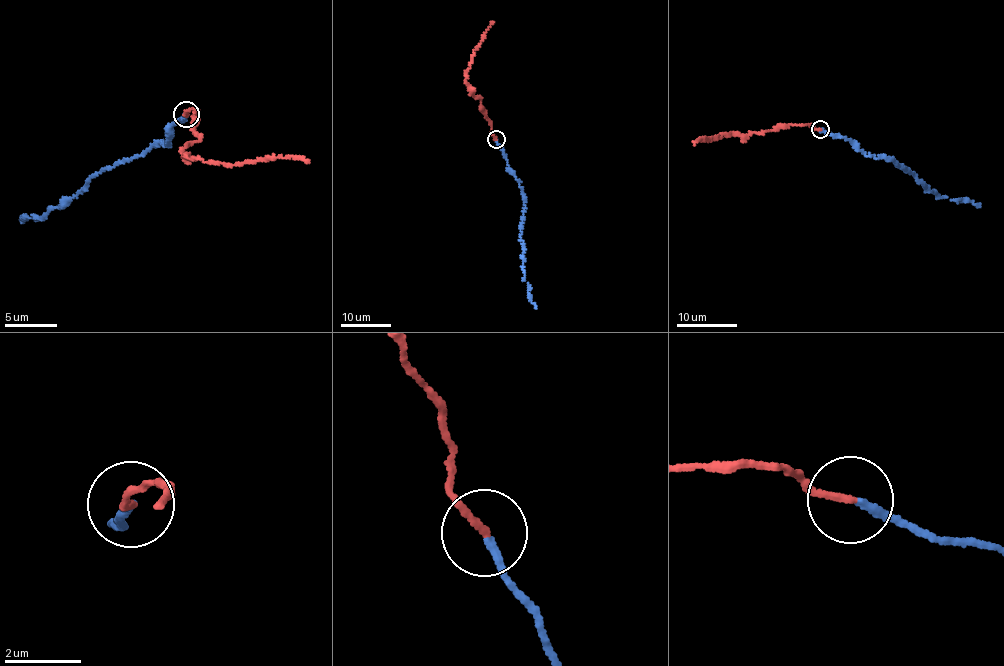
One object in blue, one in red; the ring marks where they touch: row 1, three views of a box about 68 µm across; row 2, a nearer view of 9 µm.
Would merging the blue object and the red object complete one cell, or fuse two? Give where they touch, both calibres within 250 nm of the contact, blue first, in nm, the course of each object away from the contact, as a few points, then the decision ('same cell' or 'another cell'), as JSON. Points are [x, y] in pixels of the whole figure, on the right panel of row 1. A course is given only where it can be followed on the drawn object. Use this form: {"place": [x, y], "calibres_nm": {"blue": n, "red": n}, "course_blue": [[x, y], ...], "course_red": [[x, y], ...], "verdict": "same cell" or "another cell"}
{"place": [820, 129], "calibres_nm": {"blue": 200, "red": 190}, "course_blue": [[821, 130], [848, 139], [870, 157], [889, 156], [942, 198], [964, 199], [981, 206]], "course_red": [[819, 130], [801, 124], [785, 125], [763, 132], [700, 139], [694, 144]], "verdict": "same cell"}

